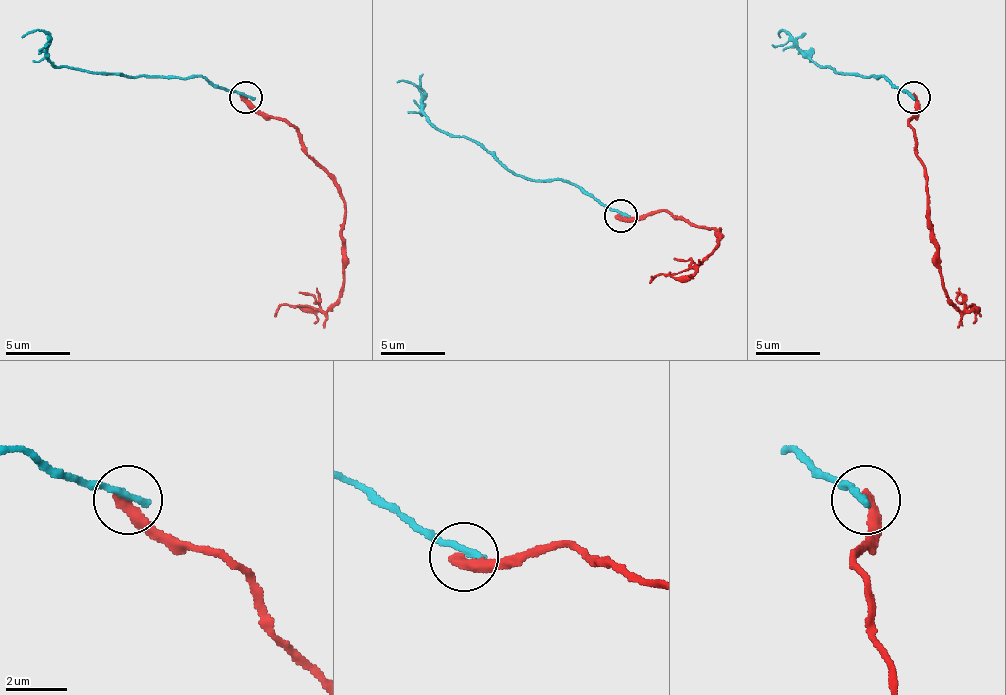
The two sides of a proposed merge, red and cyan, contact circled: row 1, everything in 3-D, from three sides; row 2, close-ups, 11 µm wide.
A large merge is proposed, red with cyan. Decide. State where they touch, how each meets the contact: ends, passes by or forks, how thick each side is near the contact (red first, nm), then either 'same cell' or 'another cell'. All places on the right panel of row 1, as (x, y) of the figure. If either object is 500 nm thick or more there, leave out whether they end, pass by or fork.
(914, 97) | red ends | cyan ends | 400/260 nm | another cell

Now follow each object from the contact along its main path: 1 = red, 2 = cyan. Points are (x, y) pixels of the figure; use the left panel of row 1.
1: (246, 96), (262, 112), (295, 129), (308, 154), (343, 203), (343, 293), (324, 309), (282, 306), (275, 316)
2: (246, 96), (198, 77), (137, 77), (75, 71), (50, 58), (43, 32), (21, 38)

